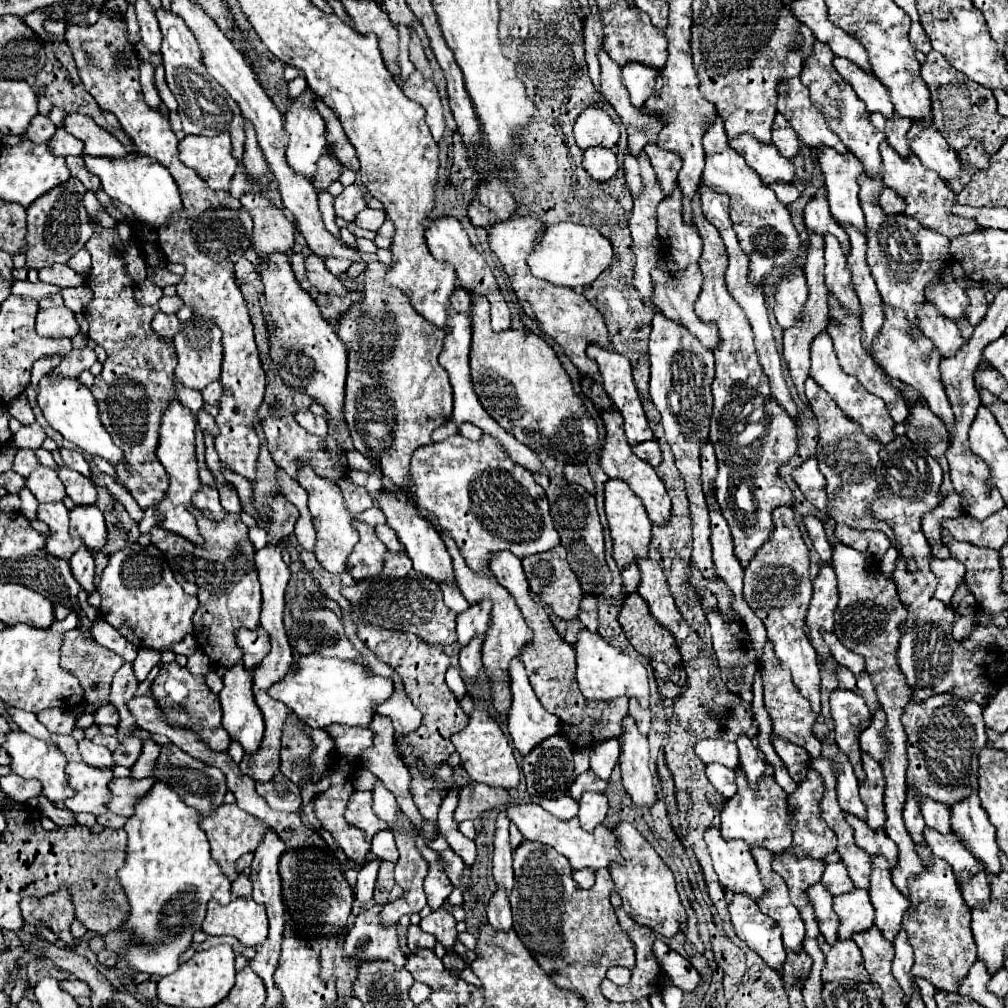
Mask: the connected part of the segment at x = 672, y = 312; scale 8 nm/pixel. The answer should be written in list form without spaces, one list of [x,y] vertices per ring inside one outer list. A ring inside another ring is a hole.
[[[667,258],[665,262],[661,262],[661,268],[657,268],[657,272],[653,272],[653,280],[657,280],[657,288],[655,288],[655,298],[653,302],[657,304],[657,310],[661,310],[669,320],[675,320],[679,322],[681,326],[685,326],[691,334],[695,334],[701,344],[709,350],[717,348],[723,344],[723,340],[719,338],[719,332],[717,332],[717,324],[713,322],[703,322],[695,310],[693,310],[693,304],[701,292],[701,284],[703,284],[703,276],[701,276],[701,270],[697,266],[693,268],[687,268],[687,270],[679,270],[675,264],[671,264],[671,260]]]

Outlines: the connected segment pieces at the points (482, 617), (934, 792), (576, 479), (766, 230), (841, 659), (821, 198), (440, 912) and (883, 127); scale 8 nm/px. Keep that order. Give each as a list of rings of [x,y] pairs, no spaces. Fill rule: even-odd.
[[[489,604],[469,606],[467,612],[457,616],[457,638],[461,648],[465,648],[465,644],[469,644],[471,638],[485,636],[487,630],[489,630]]]
[[[949,692],[933,694],[921,702],[911,700],[903,708],[903,726],[907,732],[907,756],[909,756],[909,768],[907,768],[907,802],[903,810],[905,826],[911,832],[921,832],[921,804],[917,796],[929,796],[937,802],[947,802],[949,808],[957,804],[959,800],[969,798],[969,792],[977,790],[977,770],[979,770],[979,752],[987,746],[987,728],[983,722],[983,706],[973,700],[963,700],[959,696],[953,696]]]
[[[565,466],[565,478],[571,482],[571,484],[579,484],[583,486],[589,494],[595,494],[595,486],[593,486],[593,480],[591,480],[591,474],[587,470],[587,466]]]
[[[721,118],[713,120],[713,128],[705,134],[705,156],[707,164],[703,170],[703,182],[721,188],[731,198],[731,222],[737,232],[741,250],[749,256],[749,280],[755,288],[765,288],[767,276],[775,268],[795,264],[801,254],[801,240],[793,226],[787,206],[777,200],[775,192],[761,184],[757,172],[753,172],[741,154],[737,154],[725,136]]]
[[[825,632],[823,640],[825,640],[825,644],[831,648],[831,656],[833,656],[841,666],[849,668],[855,676],[859,676],[859,674],[863,674],[863,672],[865,672],[865,660],[863,660],[863,656],[861,656],[861,654],[851,652],[849,648],[845,648],[845,646],[837,640],[837,636],[835,636],[835,634]]]
[[[821,190],[821,194],[817,194],[817,196],[805,206],[803,218],[805,218],[807,230],[815,232],[817,236],[833,234],[833,236],[839,240],[841,250],[845,252],[845,256],[849,256],[849,248],[851,248],[851,246],[849,246],[847,232],[845,232],[839,224],[833,224],[833,218],[829,216],[829,206],[827,206],[827,200],[825,200],[825,190]]]
[[[441,906],[437,910],[431,910],[429,916],[421,918],[421,930],[433,934],[439,942],[443,942],[443,946],[451,952],[453,950],[453,942],[457,938],[457,930],[455,930],[455,918],[453,914]]]
[[[871,114],[871,120],[881,132],[885,132],[887,142],[891,144],[891,148],[899,156],[907,158],[911,154],[909,152],[909,140],[907,140],[911,120],[901,120],[901,116],[897,116],[897,120],[885,120],[885,116],[881,116],[881,114]]]

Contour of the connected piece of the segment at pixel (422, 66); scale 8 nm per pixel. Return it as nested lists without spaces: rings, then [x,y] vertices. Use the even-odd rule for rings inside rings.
[[[415,30],[411,32],[409,58],[411,58],[411,62],[415,64],[415,68],[417,68],[425,78],[431,78],[431,76],[433,76],[433,70],[431,70],[431,66],[429,66],[429,60],[427,60],[427,56],[425,56],[425,50],[423,50],[423,42],[421,42],[421,38],[417,36]]]

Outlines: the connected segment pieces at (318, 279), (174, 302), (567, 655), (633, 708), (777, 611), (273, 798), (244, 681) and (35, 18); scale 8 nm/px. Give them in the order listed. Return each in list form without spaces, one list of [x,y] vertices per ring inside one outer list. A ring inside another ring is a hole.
[[[311,254],[309,258],[305,258],[305,268],[307,268],[307,278],[317,292],[337,294],[337,296],[347,296],[349,294],[349,290],[341,284],[341,280],[337,280],[337,276],[333,276],[325,268],[325,262],[319,256]]]
[[[163,296],[163,298],[159,300],[159,308],[161,308],[161,312],[165,312],[165,314],[177,314],[181,306],[183,306],[183,300],[181,300],[179,296]]]
[[[509,550],[495,552],[489,558],[491,572],[497,576],[499,584],[509,590],[509,594],[515,598],[517,608],[521,610],[527,626],[533,630],[533,640],[525,644],[521,652],[521,660],[527,668],[527,676],[531,680],[533,692],[539,698],[541,706],[549,710],[551,714],[559,716],[563,722],[563,732],[569,734],[565,736],[573,748],[591,748],[593,744],[599,744],[609,738],[619,738],[621,736],[621,722],[627,716],[627,698],[621,700],[609,700],[609,702],[595,702],[587,700],[575,680],[575,652],[573,646],[569,646],[565,640],[559,638],[555,628],[549,622],[549,616],[543,606],[539,606],[529,592],[527,578],[521,568],[521,560],[511,554]]]
[[[629,700],[629,714],[635,718],[639,732],[647,736],[647,734],[649,734],[649,724],[651,724],[651,716],[649,716],[649,712],[641,710],[637,700]]]
[[[777,508],[777,512],[773,514],[773,522],[775,522],[775,532],[773,532],[771,540],[757,550],[757,554],[745,568],[743,596],[745,596],[745,602],[753,608],[753,612],[763,620],[763,624],[767,628],[767,640],[773,644],[777,660],[781,662],[781,666],[789,668],[795,684],[801,686],[801,694],[813,702],[813,712],[819,714],[821,712],[821,704],[819,704],[819,680],[821,678],[819,678],[819,668],[817,668],[817,654],[813,652],[813,646],[809,644],[809,640],[805,636],[805,614],[807,614],[809,600],[811,600],[809,550],[801,538],[801,532],[799,532],[799,526],[795,522],[791,508]]]
[[[277,772],[273,780],[269,782],[257,782],[255,784],[257,794],[273,808],[273,810],[283,810],[283,812],[295,812],[301,804],[301,794],[299,786],[293,784],[285,774]]]
[[[235,664],[233,668],[227,670],[227,674],[223,676],[223,690],[219,692],[219,700],[221,700],[221,708],[223,708],[223,728],[229,732],[231,740],[239,742],[245,750],[247,756],[253,756],[259,750],[259,744],[263,740],[263,715],[261,710],[257,708],[255,700],[253,700],[253,674],[249,670],[243,668],[243,664]]]
[[[37,9],[26,14],[22,19],[41,39],[46,39],[47,33],[44,29],[44,22],[47,20],[47,16],[43,10]]]

